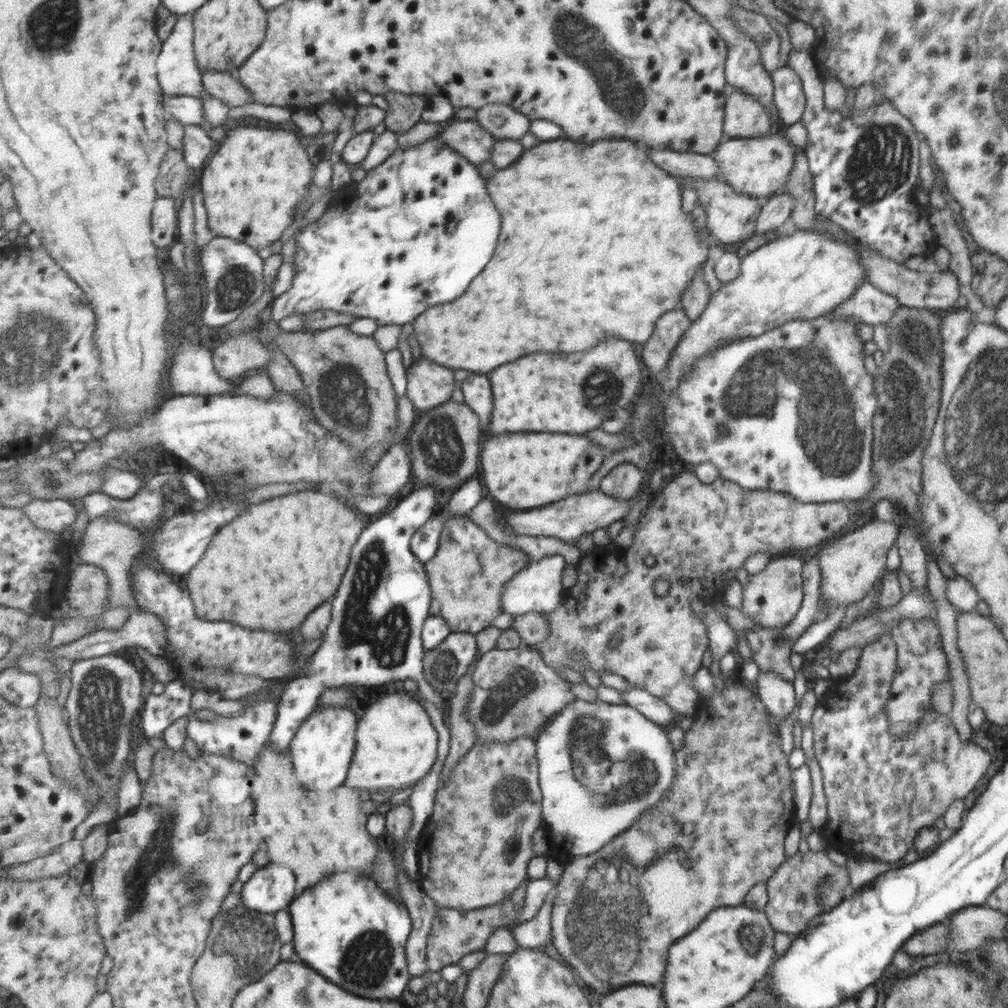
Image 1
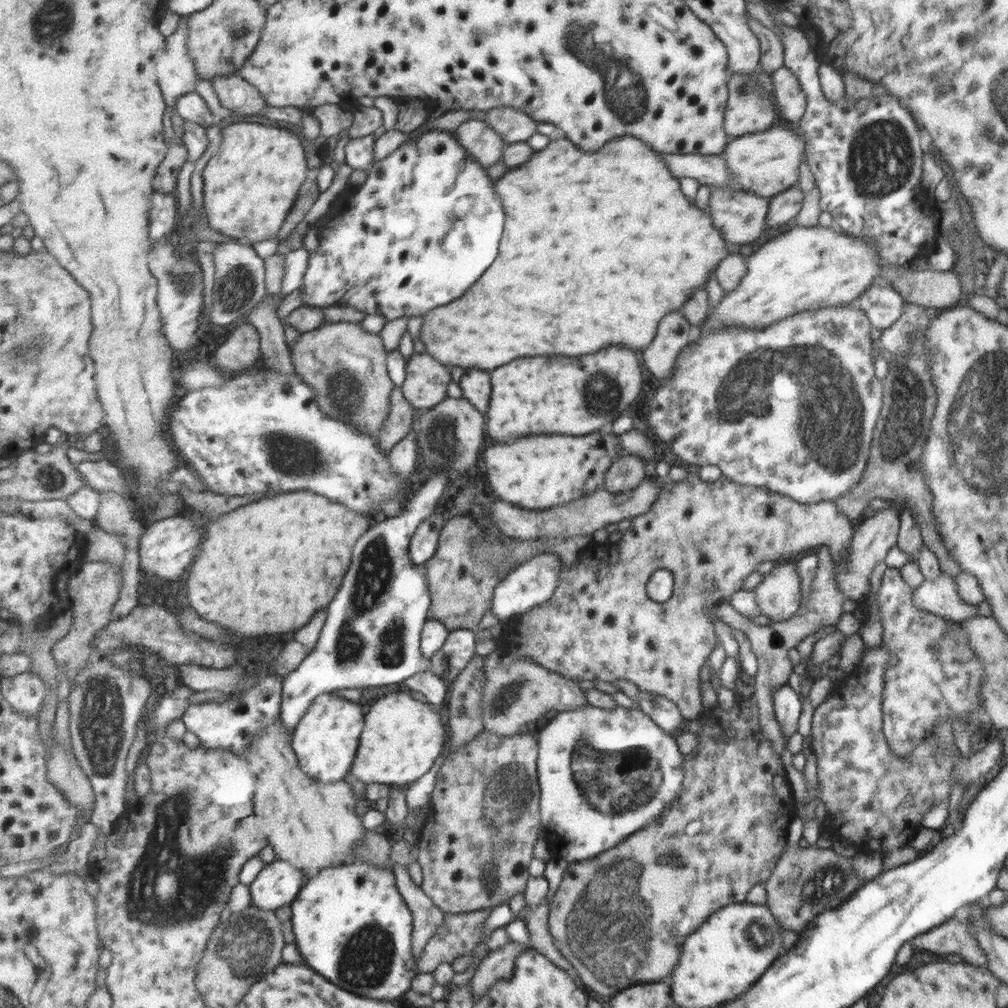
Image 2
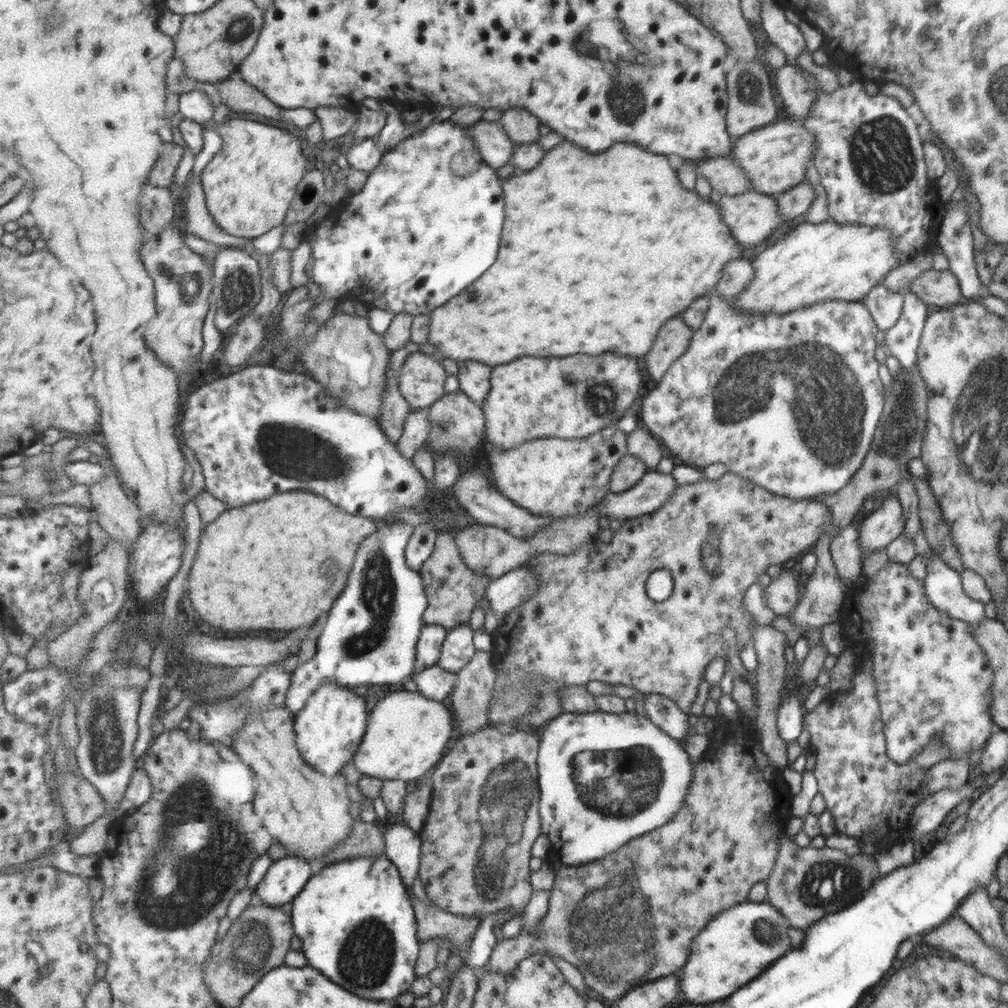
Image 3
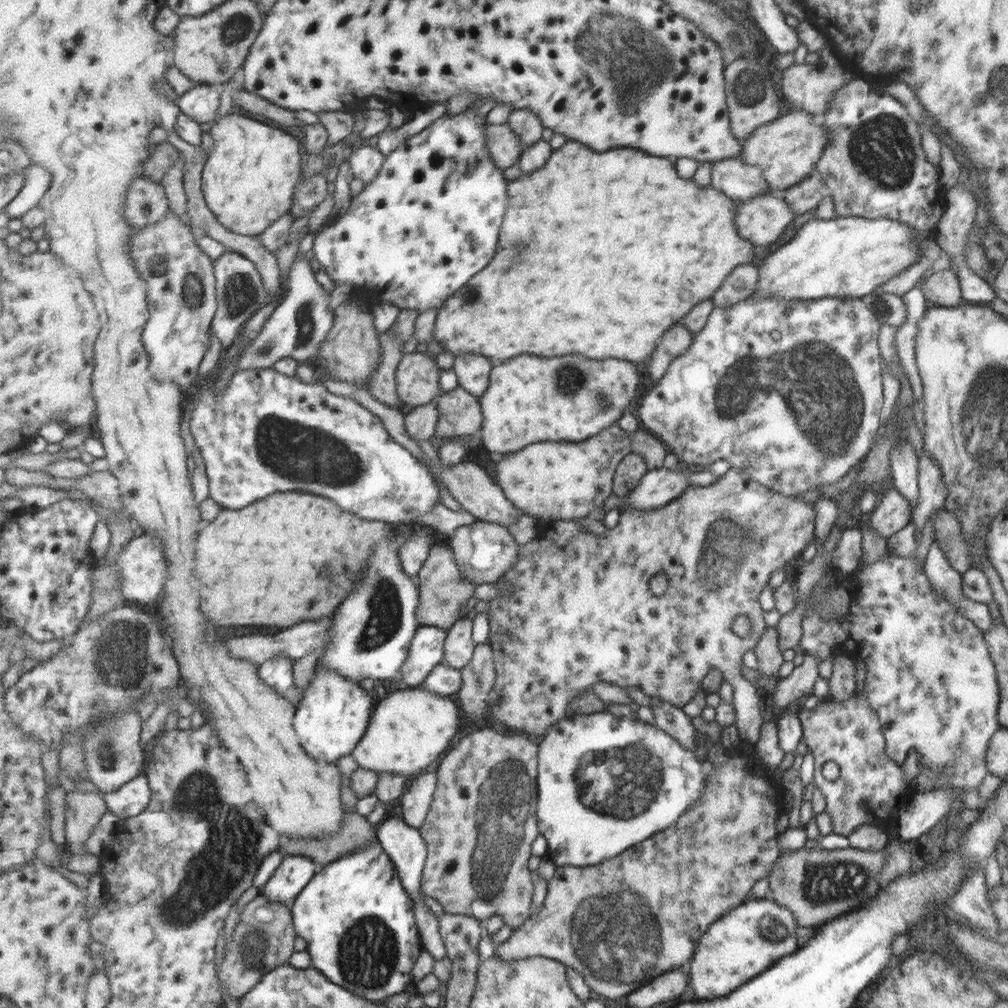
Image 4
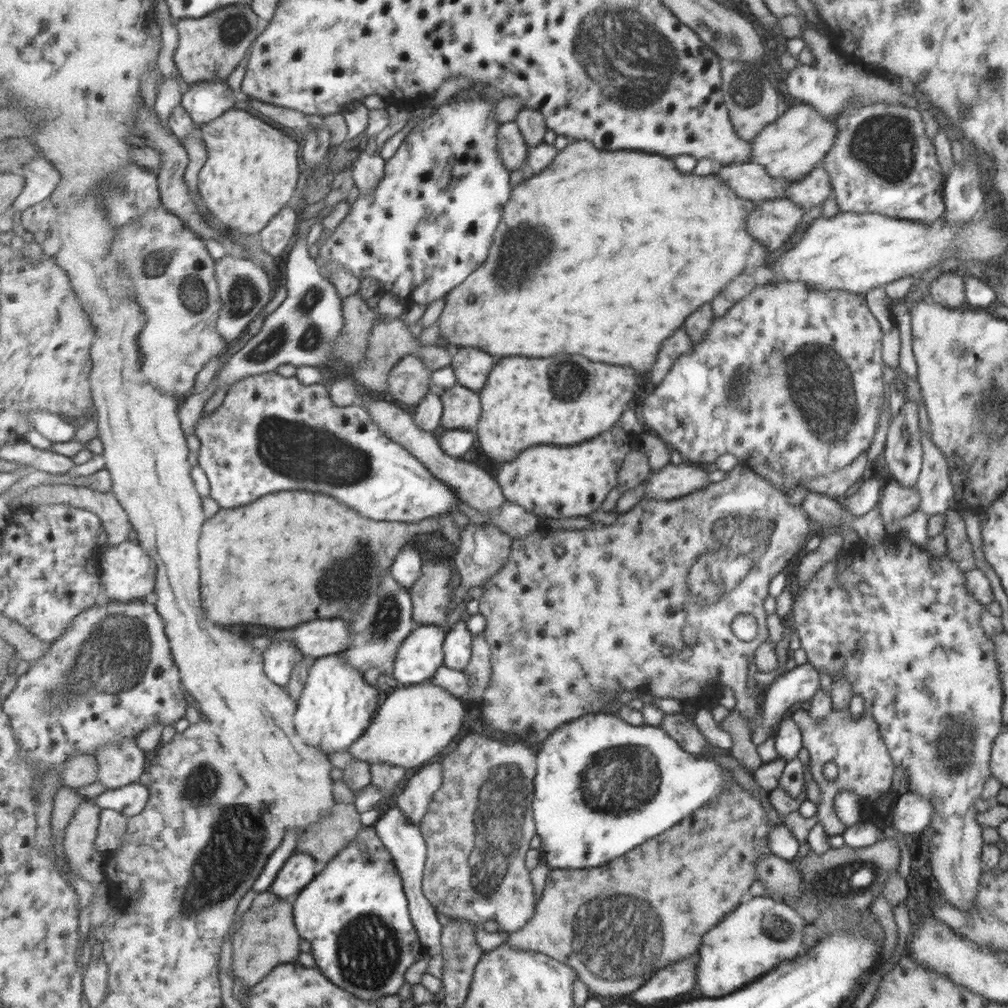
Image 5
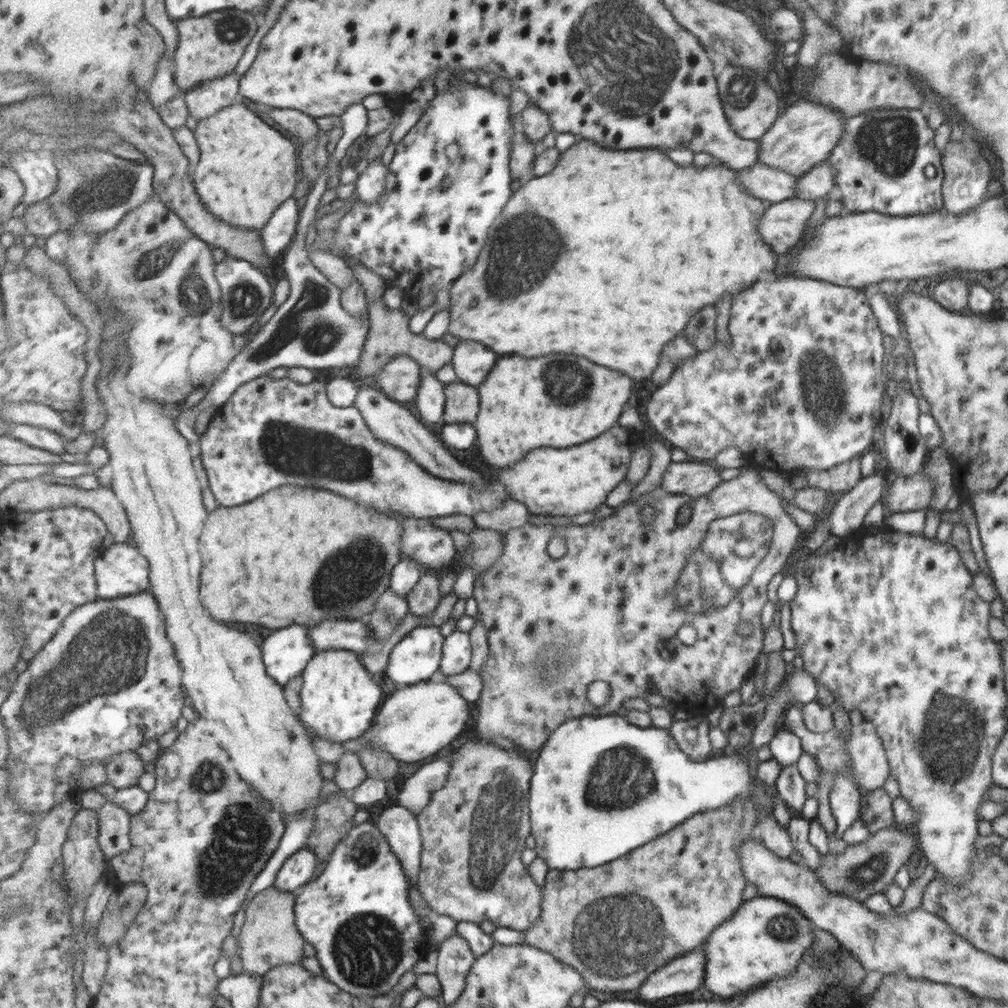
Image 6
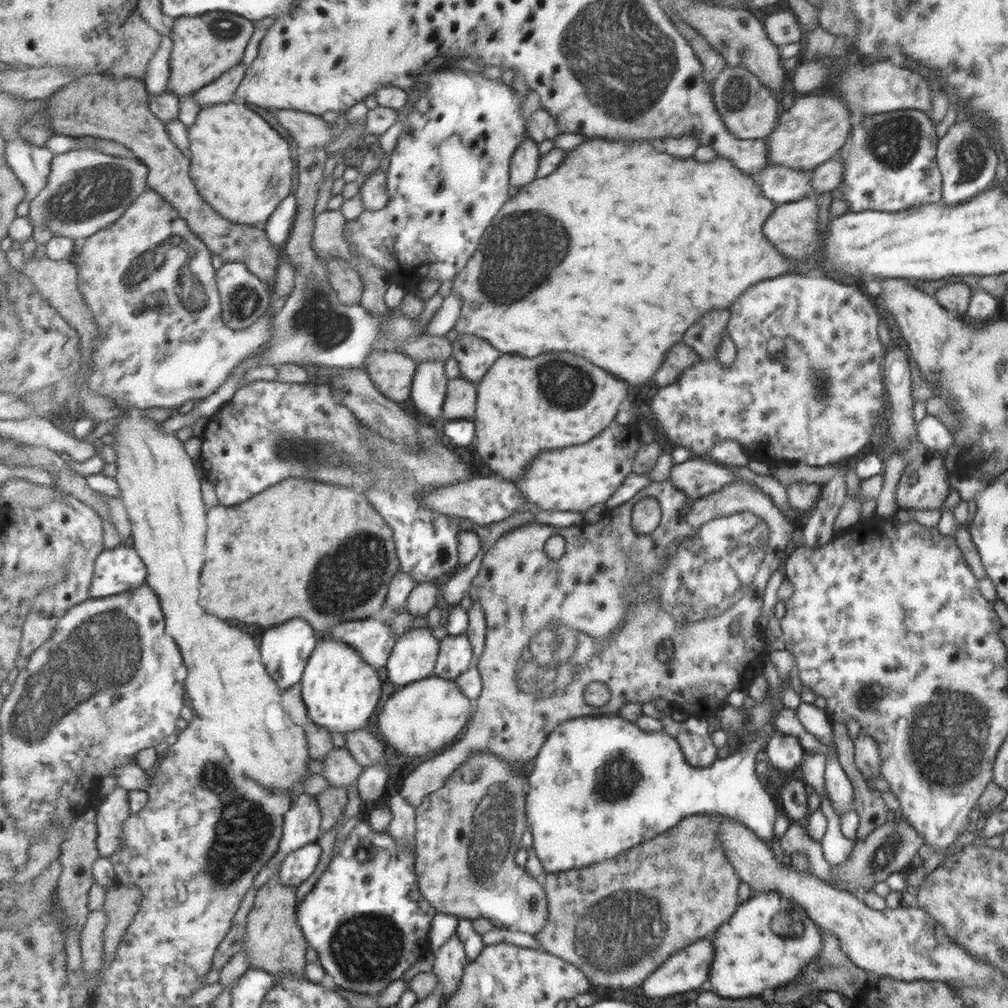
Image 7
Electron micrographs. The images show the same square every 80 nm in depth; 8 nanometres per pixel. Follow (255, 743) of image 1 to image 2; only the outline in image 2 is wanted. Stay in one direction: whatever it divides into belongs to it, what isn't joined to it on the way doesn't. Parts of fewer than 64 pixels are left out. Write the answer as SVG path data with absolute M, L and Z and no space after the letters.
M262 675L257 684L223 703L201 703L191 705L183 716L188 730L199 738L205 748L227 749L240 757L250 745L252 738L266 726L280 718L284 693L284 679L279 676Z

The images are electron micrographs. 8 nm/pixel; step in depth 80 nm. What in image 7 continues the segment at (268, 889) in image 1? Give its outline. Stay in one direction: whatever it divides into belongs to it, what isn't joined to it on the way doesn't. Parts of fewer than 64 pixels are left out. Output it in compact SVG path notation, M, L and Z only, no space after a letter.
M318 843L307 844L292 852L279 868L281 882L294 888L303 884L317 870L321 854L323 850Z

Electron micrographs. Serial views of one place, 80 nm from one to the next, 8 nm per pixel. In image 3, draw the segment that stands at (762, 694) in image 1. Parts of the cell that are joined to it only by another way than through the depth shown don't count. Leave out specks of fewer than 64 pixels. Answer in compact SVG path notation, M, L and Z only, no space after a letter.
M793 690L783 691L781 694L776 712L776 729L785 745L793 742L801 732L801 708L793 695Z

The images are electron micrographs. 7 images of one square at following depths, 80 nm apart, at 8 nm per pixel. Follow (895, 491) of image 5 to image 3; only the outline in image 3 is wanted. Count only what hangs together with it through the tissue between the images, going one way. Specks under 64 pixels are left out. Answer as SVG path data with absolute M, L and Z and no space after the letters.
M884 496L859 528L859 543L865 552L885 548L903 531L901 504L897 496Z

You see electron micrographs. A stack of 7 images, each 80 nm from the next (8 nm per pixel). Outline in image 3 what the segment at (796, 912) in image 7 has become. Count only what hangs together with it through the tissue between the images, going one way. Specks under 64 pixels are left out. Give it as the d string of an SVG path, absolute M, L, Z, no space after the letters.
M747 900L711 917L691 941L691 958L681 970L679 992L685 1002L709 1004L733 996L760 974L765 974L774 961L791 950L790 922L770 903Z

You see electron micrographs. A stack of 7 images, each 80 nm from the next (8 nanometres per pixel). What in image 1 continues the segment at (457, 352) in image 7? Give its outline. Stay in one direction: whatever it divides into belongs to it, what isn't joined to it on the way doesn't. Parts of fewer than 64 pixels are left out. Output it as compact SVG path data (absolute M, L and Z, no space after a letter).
M472 373L465 382L460 384L464 392L466 403L480 416L482 424L489 426L492 421L494 398L492 382L487 375Z

